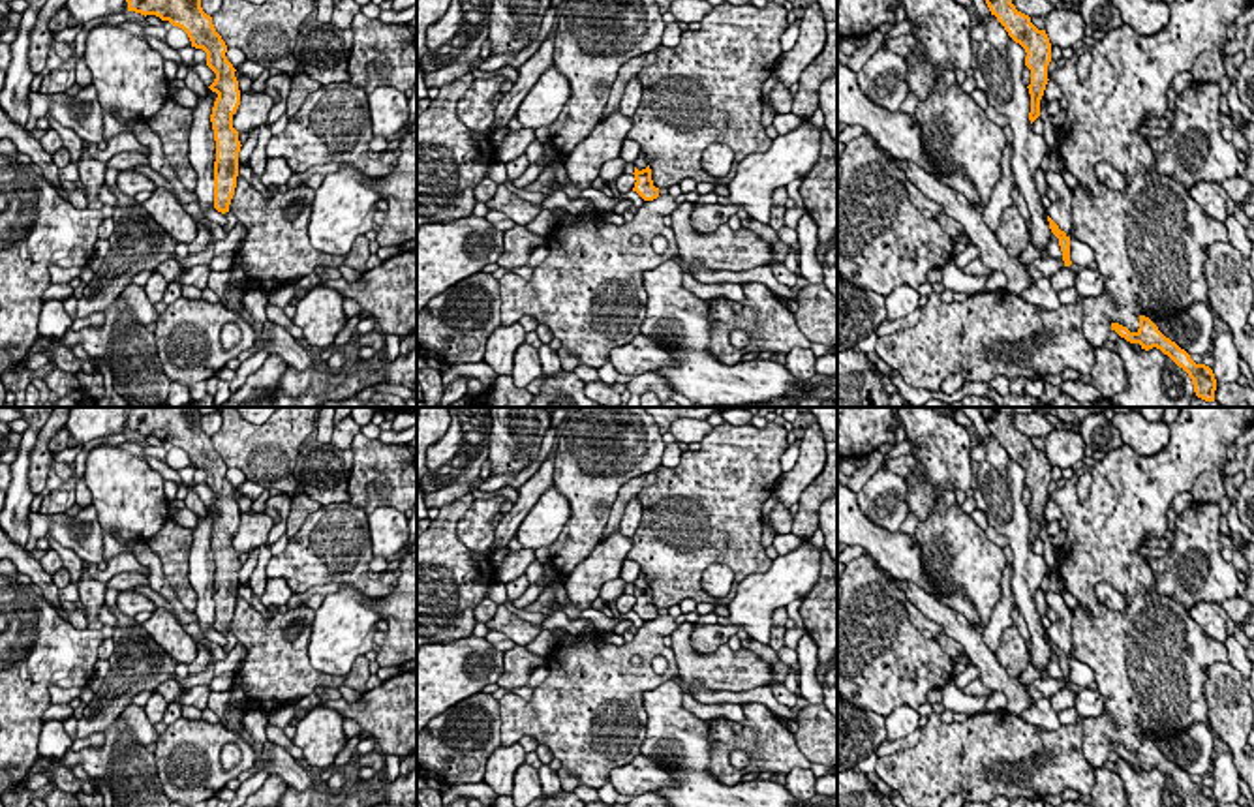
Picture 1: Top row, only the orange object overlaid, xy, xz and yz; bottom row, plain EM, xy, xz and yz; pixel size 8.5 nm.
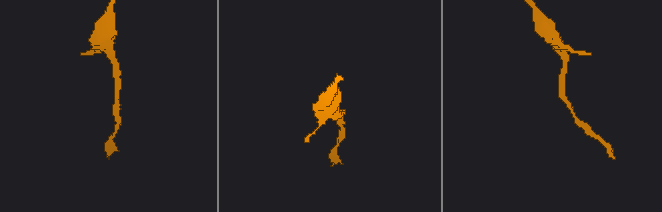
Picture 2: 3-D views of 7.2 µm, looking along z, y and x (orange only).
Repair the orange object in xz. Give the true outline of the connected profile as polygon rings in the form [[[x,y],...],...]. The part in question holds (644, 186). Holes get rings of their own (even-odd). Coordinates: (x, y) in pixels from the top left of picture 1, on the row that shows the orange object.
[[[640,154],[635,160],[635,188],[633,191],[636,191],[644,201],[653,201],[659,197],[659,188],[653,186],[651,180],[651,169],[644,158],[644,154]]]

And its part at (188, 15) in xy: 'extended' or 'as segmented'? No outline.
extended

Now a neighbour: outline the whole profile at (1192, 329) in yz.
[[[1194,302],[1175,315],[1158,317],[1149,312],[1158,330],[1188,355],[1205,355],[1213,347],[1215,315],[1209,304]]]

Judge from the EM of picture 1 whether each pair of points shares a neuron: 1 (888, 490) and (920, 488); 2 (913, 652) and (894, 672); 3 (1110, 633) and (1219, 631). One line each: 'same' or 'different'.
1: different
2: same
3: different

